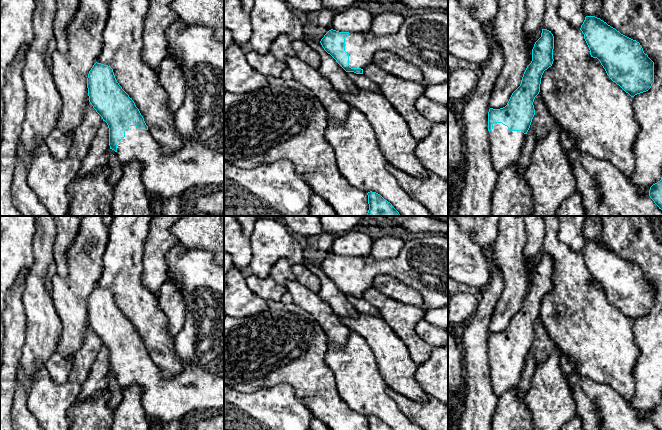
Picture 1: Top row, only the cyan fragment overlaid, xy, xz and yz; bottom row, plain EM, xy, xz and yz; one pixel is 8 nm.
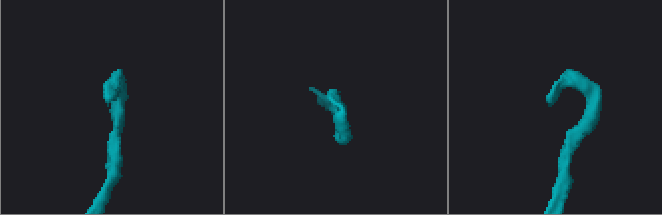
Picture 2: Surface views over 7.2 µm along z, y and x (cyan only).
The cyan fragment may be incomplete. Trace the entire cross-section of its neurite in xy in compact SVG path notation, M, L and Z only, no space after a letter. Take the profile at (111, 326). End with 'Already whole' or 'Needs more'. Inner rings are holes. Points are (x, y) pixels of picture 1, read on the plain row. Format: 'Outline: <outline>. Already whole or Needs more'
Outline: M181 243L168 251L165 261L168 277L179 286L186 305L184 332L174 336L175 353L183 363L182 370L176 375L166 378L160 368L152 362L139 333L119 309L110 290L96 286L89 295L87 312L90 328L108 349L109 370L117 377L120 387L125 389L138 384L142 389L141 404L146 415L168 423L185 419L195 412L224 411L224 266L214 262L212 252L189 249Z. Needs more

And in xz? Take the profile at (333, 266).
Outline: M425 234L423 237L412 238L406 241L400 250L399 256L392 260L375 260L371 256L339 256L329 254L320 265L324 274L346 295L363 298L363 293L373 287L373 281L380 274L392 276L405 285L419 292L428 309L448 306L448 237L439 234Z. Needs more

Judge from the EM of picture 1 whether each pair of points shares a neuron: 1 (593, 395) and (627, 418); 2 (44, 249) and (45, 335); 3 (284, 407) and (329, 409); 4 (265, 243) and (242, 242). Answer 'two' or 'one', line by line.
1: one
2: one
3: two
4: two

